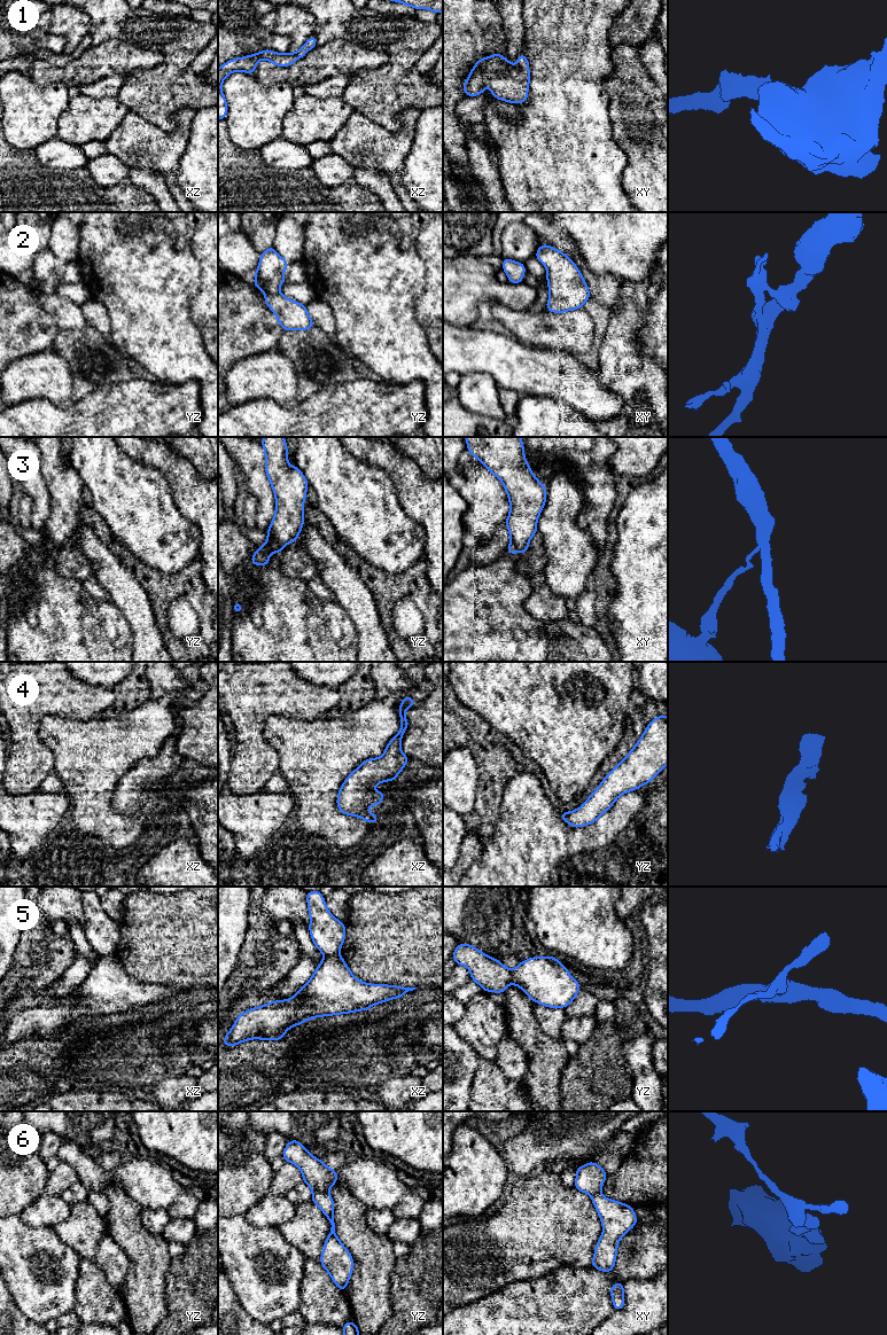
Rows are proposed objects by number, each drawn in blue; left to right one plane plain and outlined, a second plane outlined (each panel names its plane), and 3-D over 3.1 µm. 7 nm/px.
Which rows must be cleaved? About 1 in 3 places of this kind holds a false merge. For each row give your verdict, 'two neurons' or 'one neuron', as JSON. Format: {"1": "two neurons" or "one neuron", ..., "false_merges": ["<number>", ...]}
{"1": "one neuron", "2": "one neuron", "3": "two neurons", "4": "one neuron", "5": "two neurons", "6": "two neurons", "false_merges": ["3", "5", "6"]}

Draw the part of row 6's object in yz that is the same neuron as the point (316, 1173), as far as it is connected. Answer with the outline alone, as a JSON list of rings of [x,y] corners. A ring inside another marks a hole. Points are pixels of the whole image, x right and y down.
[[[298,1140],[288,1141],[282,1157],[285,1162],[295,1164],[302,1171],[303,1181],[312,1192],[328,1193],[337,1182],[337,1171],[312,1156]]]

